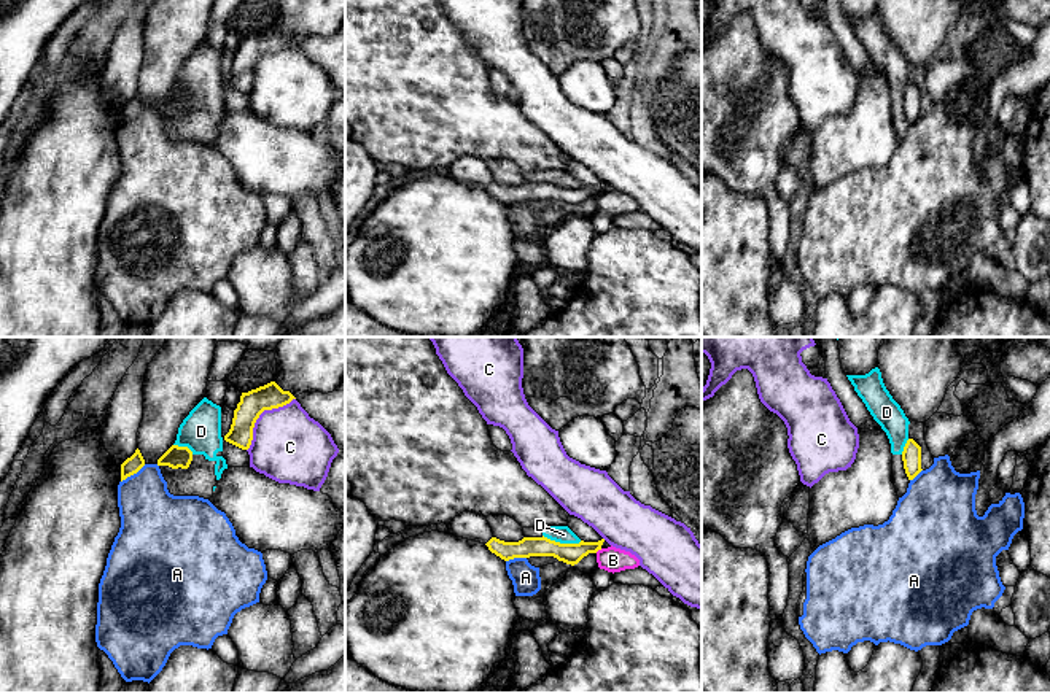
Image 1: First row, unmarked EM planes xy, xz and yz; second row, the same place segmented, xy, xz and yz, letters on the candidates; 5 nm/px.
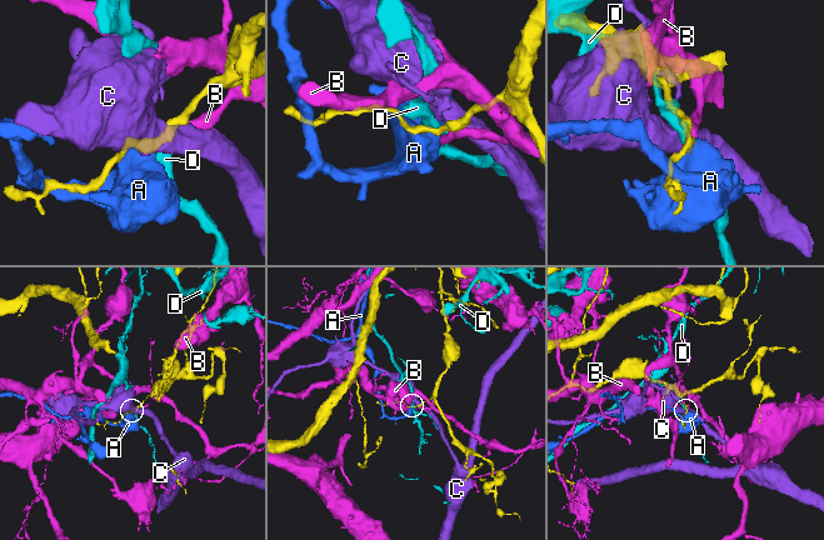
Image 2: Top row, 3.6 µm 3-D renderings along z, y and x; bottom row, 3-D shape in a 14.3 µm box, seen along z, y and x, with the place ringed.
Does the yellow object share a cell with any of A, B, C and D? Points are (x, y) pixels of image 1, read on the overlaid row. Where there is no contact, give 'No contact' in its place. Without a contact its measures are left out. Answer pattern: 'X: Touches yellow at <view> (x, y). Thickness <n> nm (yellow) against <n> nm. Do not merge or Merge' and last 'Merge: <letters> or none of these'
A: Touches yellow at xy (132, 474). Thickness 90 nm (yellow) against 320 nm. Do not merge
B: Touches yellow at xz (598, 549). Thickness 110 nm (yellow) against 130 nm. Do not merge
C: Touches yellow at xy (260, 414). Thickness 130 nm (yellow) against 360 nm. Do not merge
D: Touches yellow at xz (562, 544). Thickness 110 nm (yellow) against 90 nm. Do not merge
Merge: none of these

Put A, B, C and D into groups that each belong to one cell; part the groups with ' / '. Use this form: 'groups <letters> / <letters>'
groups A / B / C / D

